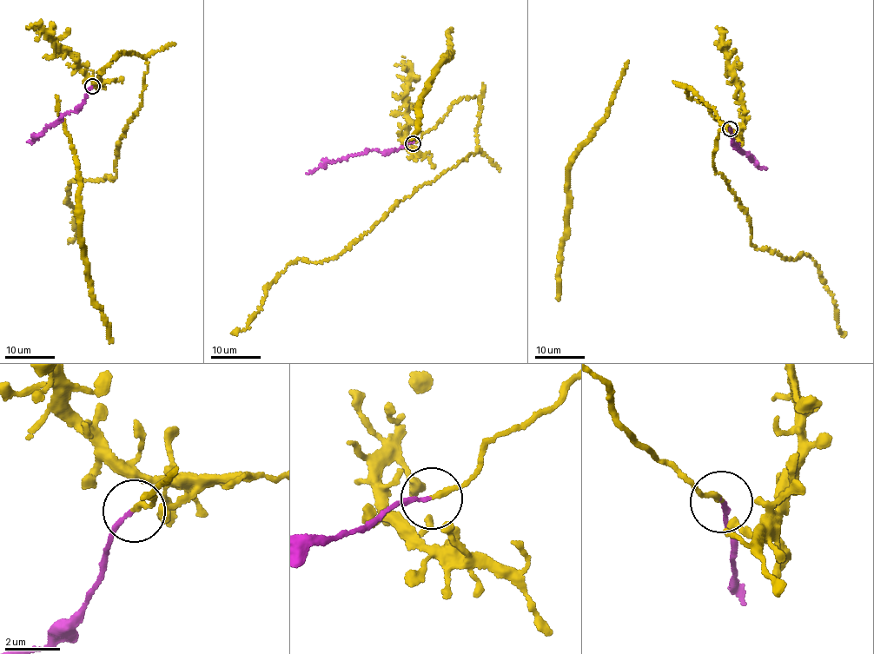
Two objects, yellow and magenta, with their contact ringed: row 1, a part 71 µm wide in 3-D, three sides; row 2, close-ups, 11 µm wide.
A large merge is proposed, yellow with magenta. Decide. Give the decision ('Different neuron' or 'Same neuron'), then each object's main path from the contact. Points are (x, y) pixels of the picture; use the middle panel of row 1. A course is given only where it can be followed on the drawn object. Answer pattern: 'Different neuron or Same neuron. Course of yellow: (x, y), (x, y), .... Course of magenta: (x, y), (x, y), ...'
Same neuron. Course of yellow: (413, 142), (460, 97), (479, 98), (476, 154), (422, 184), (334, 257), (287, 265), (246, 328), (232, 332). Course of magenta: (413, 142), (393, 152), (374, 150), (350, 155), (323, 163), (307, 173)

